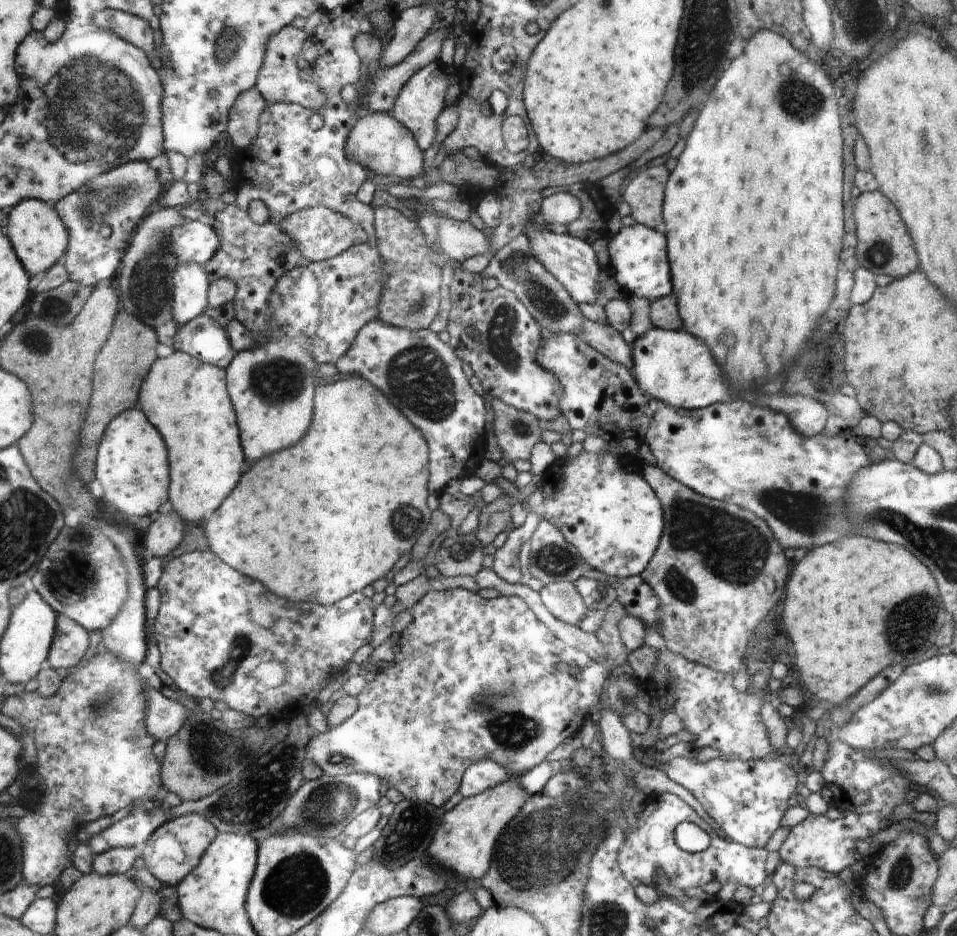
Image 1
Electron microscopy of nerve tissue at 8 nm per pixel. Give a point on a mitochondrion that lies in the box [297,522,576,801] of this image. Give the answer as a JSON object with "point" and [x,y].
{"point":[497,704]}

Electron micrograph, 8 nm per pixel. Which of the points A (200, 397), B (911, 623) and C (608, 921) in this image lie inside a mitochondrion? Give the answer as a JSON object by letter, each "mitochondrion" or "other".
{"A":"other","B":"mitochondrion","C":"mitochondrion"}

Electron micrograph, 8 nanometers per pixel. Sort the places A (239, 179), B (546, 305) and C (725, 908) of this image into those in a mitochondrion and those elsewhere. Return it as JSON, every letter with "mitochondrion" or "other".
{"A":"other","B":"mitochondrion","C":"other"}

